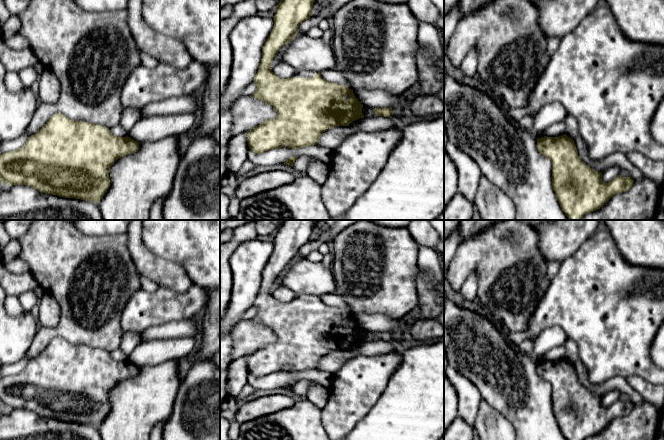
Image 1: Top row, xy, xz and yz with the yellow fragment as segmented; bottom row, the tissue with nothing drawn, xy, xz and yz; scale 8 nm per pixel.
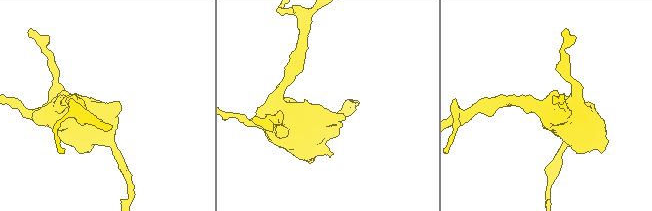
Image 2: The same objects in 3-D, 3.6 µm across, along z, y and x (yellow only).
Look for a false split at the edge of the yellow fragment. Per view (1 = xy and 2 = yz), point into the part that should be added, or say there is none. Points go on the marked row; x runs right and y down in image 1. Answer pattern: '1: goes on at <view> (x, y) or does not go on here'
1: does not go on here
2: does not go on here

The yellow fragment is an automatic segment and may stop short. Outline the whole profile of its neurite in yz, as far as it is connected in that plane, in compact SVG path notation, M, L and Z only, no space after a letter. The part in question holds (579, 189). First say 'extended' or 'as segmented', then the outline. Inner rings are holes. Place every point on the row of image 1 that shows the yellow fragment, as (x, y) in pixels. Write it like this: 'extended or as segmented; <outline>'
as segmented; M566 134L559 137L537 138L537 149L552 163L552 186L556 198L569 220L581 220L586 214L600 209L613 195L629 190L632 177L618 175L609 183L602 181L602 173L587 166L578 156L574 140Z

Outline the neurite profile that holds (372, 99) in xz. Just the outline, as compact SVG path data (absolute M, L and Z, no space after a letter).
M362 88L353 89L353 93L358 101L368 108L391 108L396 110L402 105L400 95L393 95L385 90L365 90Z

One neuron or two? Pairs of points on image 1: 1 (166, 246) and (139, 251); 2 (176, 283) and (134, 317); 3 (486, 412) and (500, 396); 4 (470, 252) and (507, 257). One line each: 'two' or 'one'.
1: two
2: two
3: two
4: one

